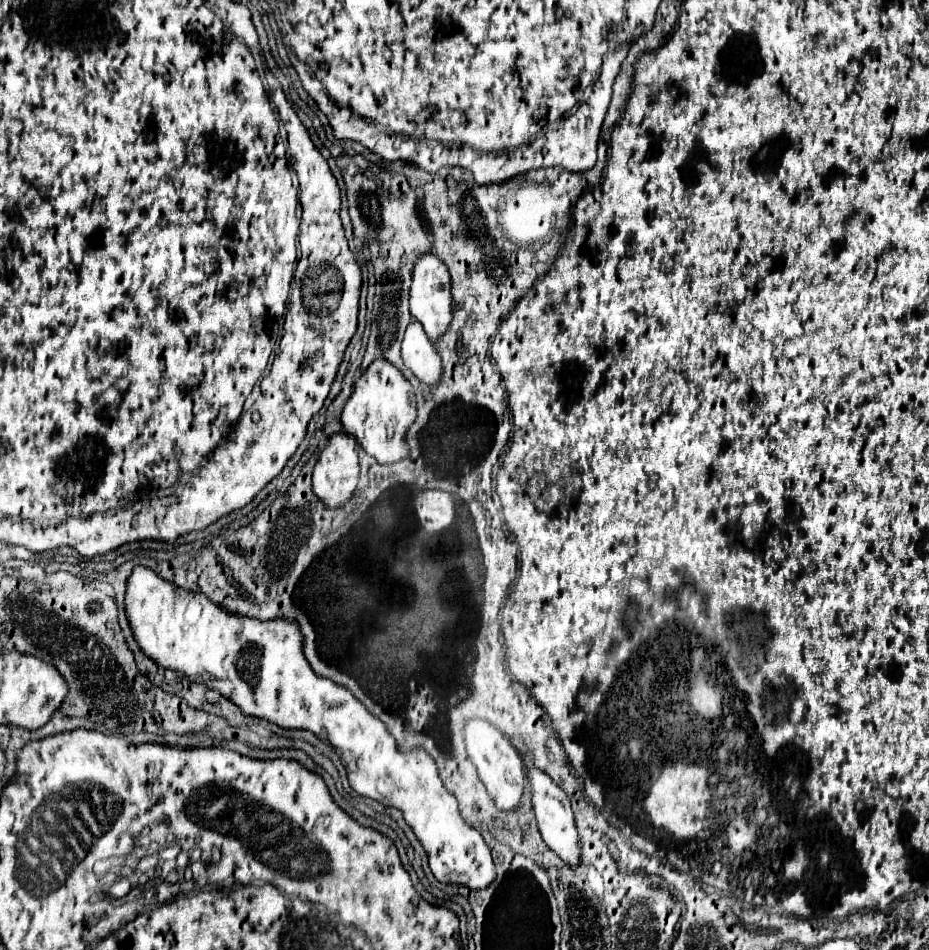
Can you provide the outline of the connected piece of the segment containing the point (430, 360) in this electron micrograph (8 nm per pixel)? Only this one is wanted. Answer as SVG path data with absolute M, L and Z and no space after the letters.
M412 322L408 326L402 342L402 358L404 358L404 366L410 368L424 384L436 386L440 382L442 358L434 342L426 336L420 322Z

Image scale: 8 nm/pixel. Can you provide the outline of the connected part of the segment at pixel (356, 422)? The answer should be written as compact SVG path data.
M374 360L368 370L356 380L356 390L342 410L342 424L348 434L356 436L358 444L378 460L378 464L394 464L410 456L404 448L404 436L416 420L416 394L404 374L388 360Z

